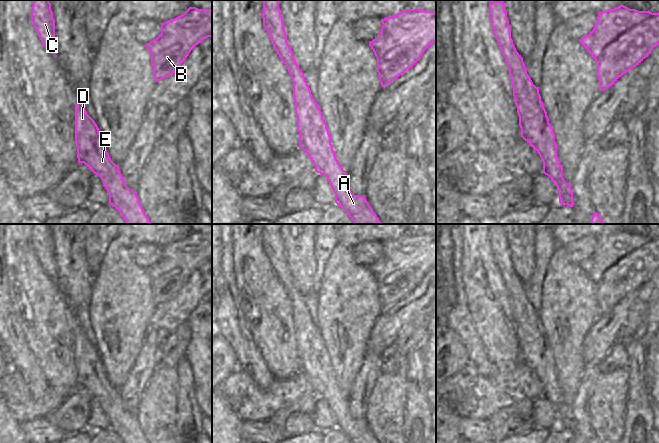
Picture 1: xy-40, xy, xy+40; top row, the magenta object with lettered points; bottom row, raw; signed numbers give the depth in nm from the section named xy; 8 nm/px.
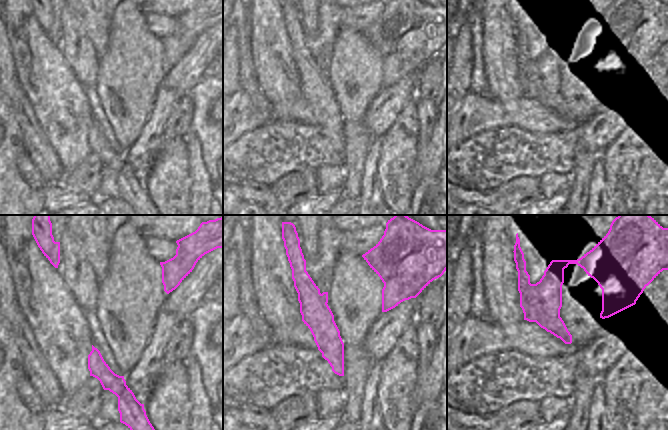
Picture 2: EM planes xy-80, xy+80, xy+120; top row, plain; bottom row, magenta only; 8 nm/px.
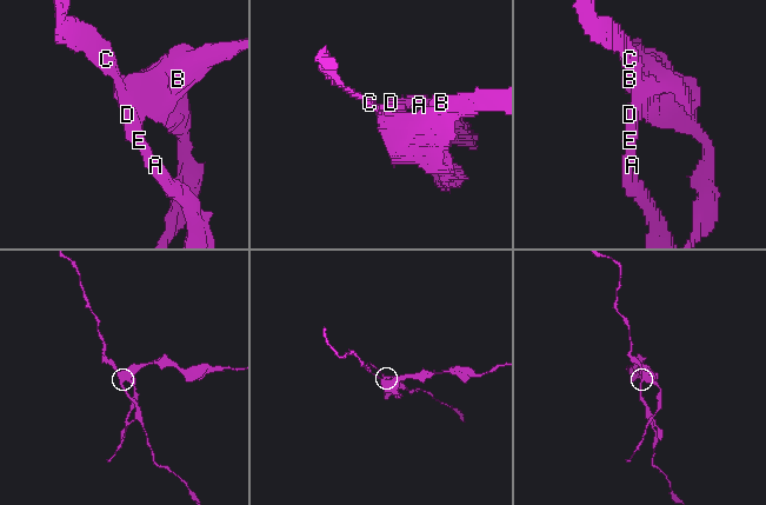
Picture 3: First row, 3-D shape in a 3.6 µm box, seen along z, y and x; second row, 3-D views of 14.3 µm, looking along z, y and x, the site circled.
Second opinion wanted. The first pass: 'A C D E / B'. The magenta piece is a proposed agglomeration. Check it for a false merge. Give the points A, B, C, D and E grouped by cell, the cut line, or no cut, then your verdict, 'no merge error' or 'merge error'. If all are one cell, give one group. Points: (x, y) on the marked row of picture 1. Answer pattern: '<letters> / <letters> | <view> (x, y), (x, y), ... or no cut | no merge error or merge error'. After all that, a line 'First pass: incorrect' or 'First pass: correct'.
A C D E / B | xy+40 (540, 100), (537, 113), (548, 122) | merge error
First pass: correct

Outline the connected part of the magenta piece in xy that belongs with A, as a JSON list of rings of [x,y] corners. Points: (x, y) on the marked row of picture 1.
[[[263,0],[261,16],[263,26],[293,82],[299,147],[311,159],[315,171],[327,178],[335,194],[335,203],[347,212],[353,224],[381,224],[365,195],[351,192],[347,173],[335,156],[327,124],[323,117],[317,118],[313,114],[316,101],[287,42],[279,0]]]

